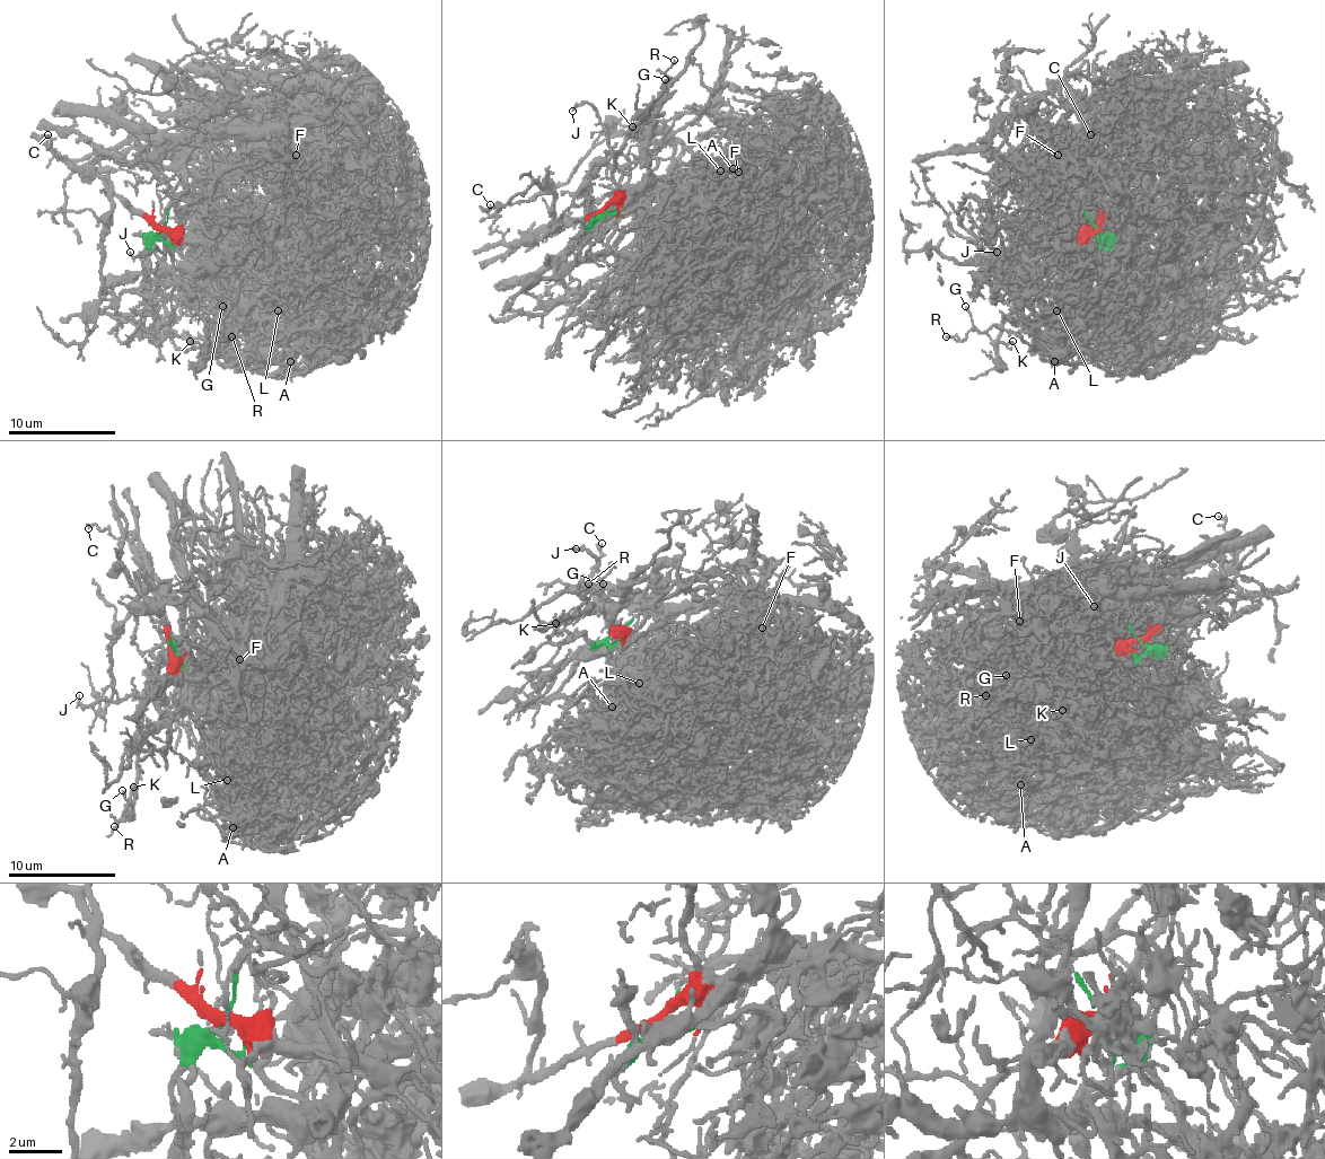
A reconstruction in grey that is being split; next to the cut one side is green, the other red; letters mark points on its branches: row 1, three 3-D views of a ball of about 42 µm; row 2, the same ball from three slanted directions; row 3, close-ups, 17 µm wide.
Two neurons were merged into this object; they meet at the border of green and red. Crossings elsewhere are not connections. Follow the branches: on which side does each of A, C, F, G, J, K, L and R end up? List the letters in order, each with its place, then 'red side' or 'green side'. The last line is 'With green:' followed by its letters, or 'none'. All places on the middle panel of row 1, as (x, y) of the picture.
A: (733, 168) | green side
C: (490, 204) | red side
F: (738, 172) | green side
G: (665, 79) | red side
J: (572, 111) | red side
K: (632, 126) | red side
L: (720, 170) | green side
R: (674, 60) | red side
With green: A, F, L

